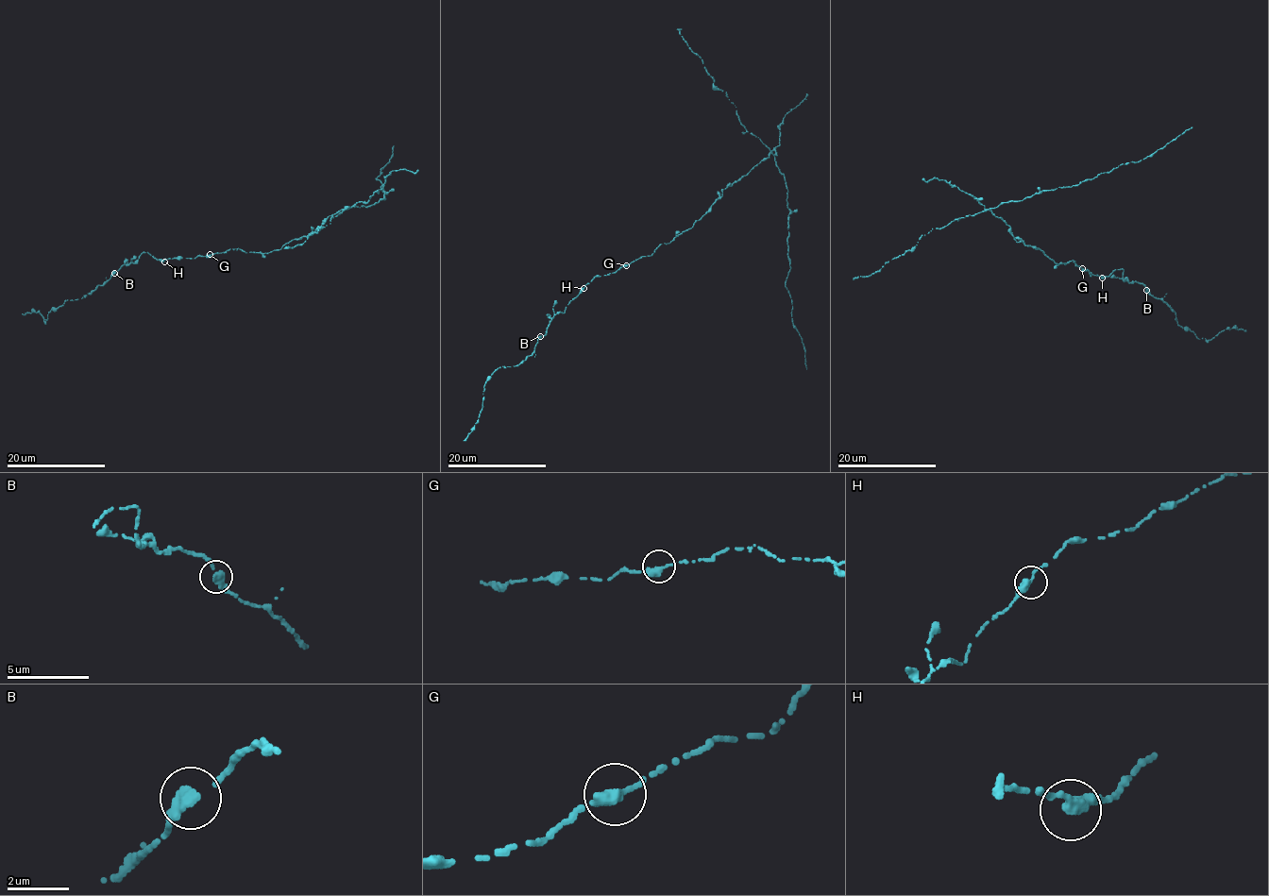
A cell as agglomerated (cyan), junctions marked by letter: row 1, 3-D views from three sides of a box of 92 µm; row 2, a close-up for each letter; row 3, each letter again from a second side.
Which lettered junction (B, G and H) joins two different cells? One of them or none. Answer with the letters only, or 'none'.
none

